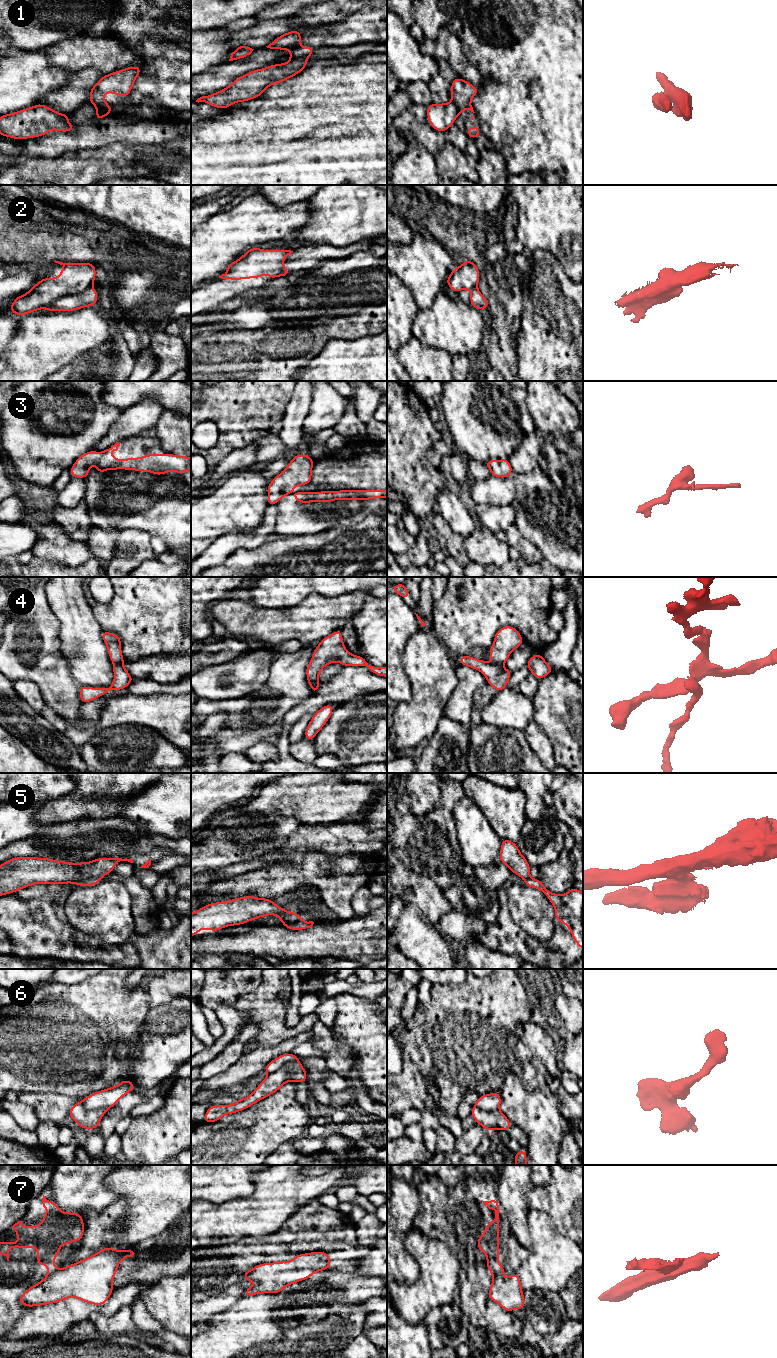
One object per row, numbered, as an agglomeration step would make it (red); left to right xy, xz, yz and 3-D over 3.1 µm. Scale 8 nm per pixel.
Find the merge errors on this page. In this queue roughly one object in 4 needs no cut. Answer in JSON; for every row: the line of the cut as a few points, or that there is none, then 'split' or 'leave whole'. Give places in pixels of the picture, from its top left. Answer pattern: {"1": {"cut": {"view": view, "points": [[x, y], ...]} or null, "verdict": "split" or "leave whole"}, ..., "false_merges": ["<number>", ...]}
{"1": {"cut": {"view": "xz", "points": [[290, 57], [306, 59]]}, "verdict": "split"}, "2": {"cut": {"view": "xy", "points": [[92, 286], [80, 292], [62, 296], [46, 308]]}, "verdict": "split"}, "3": {"cut": null, "verdict": "leave whole"}, "4": {"cut": {"view": "xy", "points": [[123, 663], [113, 665]]}, "verdict": "split"}, "5": {"cut": {"view": "xy", "points": [[99, 876], [85, 878], [78, 884]]}, "verdict": "split"}, "6": {"cut": {"view": "xz", "points": [[290, 1069], [280, 1067], [268, 1074]]}, "verdict": "split"}, "7": {"cut": {"view": "xy", "points": [[59, 1269], [47, 1276]]}, "verdict": "split"}, "false_merges": ["1", "2", "4", "5", "6", "7"]}

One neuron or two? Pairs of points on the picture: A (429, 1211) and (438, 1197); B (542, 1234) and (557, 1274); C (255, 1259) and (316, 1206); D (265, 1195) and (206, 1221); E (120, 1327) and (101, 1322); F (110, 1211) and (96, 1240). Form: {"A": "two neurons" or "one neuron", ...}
{"A": "one neuron", "B": "one neuron", "C": "one neuron", "D": "one neuron", "E": "one neuron", "F": "one neuron"}

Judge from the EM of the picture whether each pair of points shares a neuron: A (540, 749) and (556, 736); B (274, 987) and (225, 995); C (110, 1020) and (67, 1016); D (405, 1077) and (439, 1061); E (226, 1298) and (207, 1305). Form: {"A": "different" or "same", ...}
{"A": "different", "B": "different", "C": "same", "D": "same", "E": "same"}

